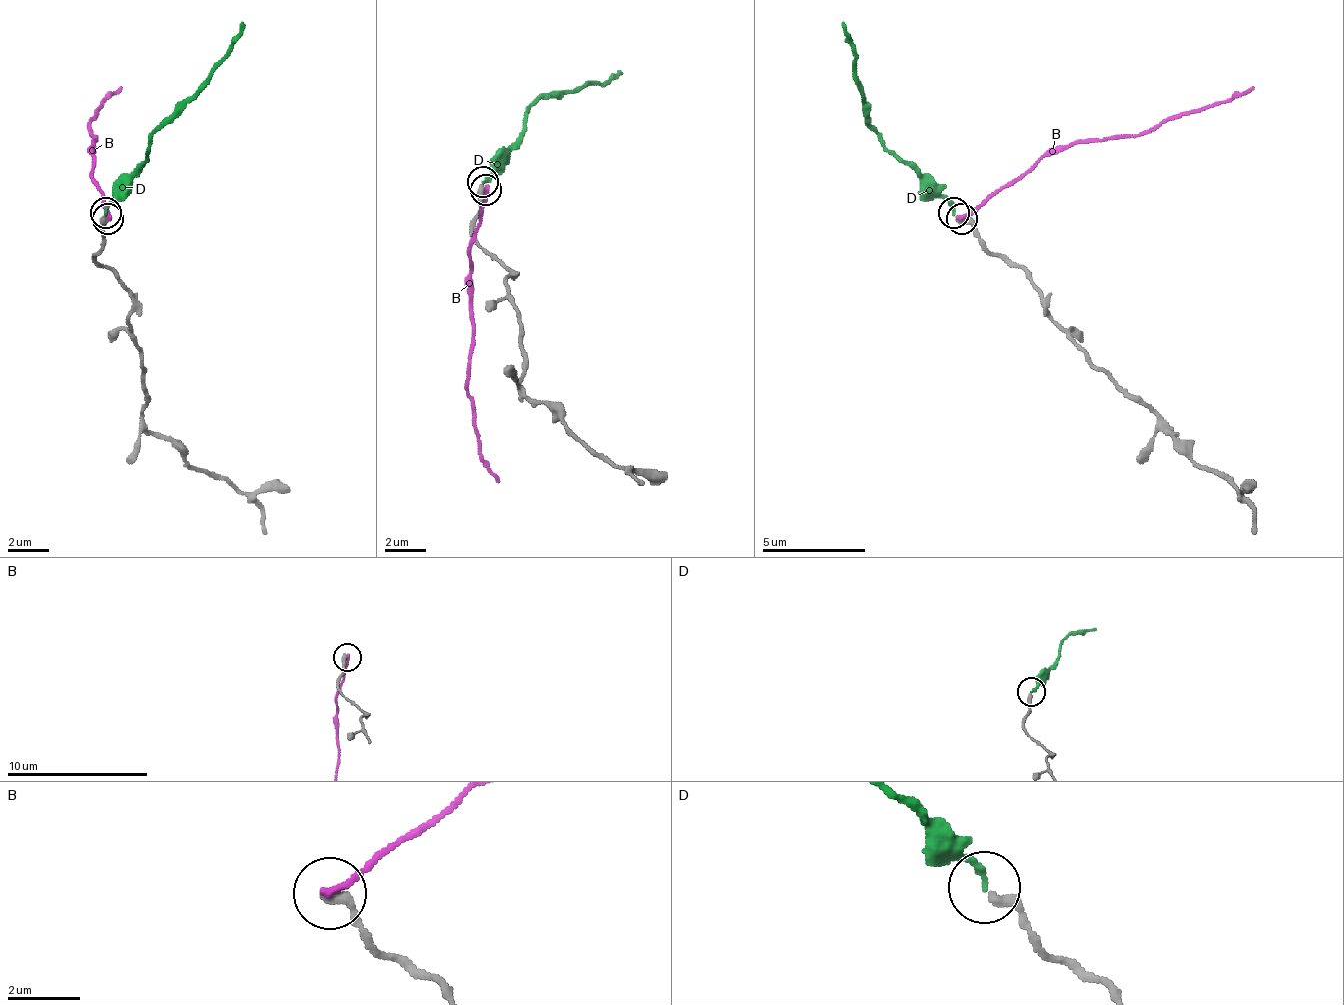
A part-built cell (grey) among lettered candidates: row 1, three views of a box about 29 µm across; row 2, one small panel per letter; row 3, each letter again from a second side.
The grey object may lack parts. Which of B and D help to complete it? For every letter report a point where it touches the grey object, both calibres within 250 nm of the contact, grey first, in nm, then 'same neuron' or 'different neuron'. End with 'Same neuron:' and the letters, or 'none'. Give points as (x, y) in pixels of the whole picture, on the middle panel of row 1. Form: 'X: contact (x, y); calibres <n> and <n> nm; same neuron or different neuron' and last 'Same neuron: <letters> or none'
B: contact (485, 190); calibres 300 and 190 nm; different neuron
D: contact (483, 182); calibres 280 and 160 nm; same neuron
Same neuron: D

